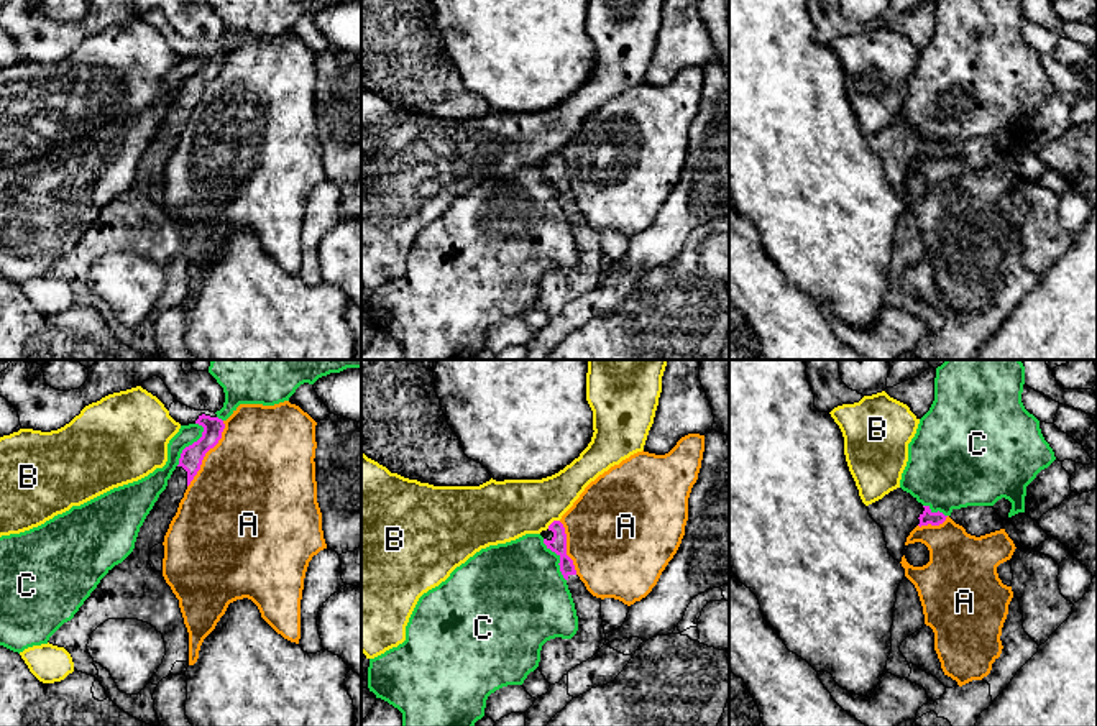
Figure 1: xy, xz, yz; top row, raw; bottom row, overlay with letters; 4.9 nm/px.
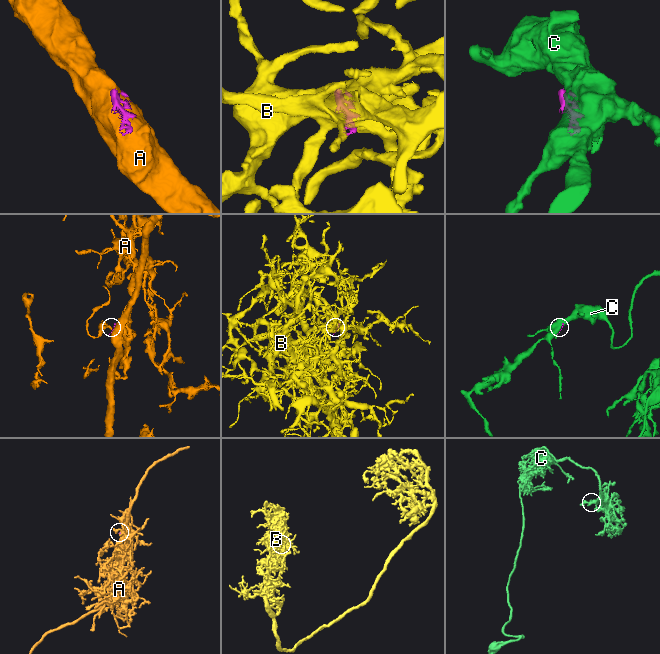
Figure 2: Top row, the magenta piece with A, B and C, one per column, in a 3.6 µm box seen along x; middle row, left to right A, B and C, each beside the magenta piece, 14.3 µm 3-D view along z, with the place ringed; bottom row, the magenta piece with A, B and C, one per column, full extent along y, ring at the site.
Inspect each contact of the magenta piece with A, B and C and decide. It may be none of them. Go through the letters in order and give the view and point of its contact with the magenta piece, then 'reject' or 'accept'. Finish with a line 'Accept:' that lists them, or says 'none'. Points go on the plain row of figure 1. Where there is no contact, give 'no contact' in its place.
A: meets magenta in xy at (206, 84); reject
B: meets magenta in xz at (552, 155); reject
C: meets magenta in xy at (189, 78); reject
Accept: none

